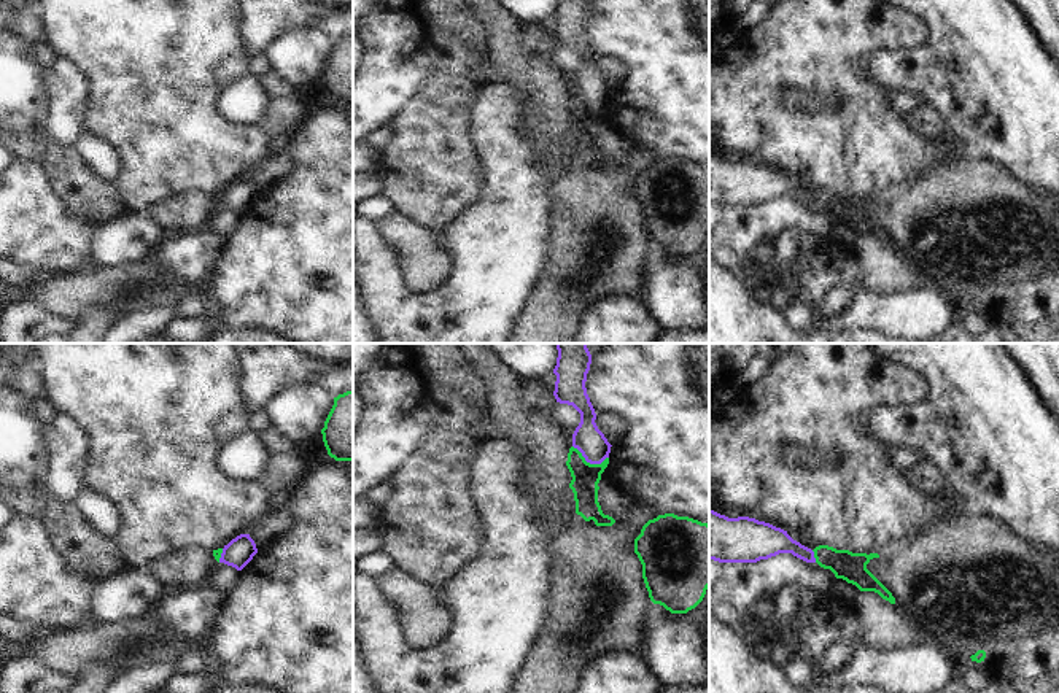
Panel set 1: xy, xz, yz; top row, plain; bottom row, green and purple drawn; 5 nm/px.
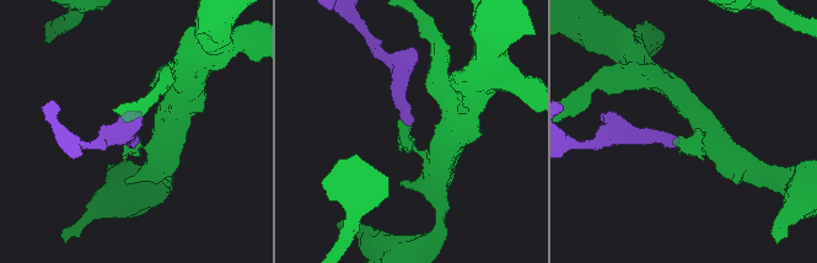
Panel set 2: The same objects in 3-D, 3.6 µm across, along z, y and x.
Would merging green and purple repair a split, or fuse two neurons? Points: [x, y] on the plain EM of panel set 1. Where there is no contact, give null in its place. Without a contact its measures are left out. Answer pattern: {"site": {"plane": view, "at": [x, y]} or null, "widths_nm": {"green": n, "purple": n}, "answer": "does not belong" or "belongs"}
{"site": {"plane": "xz", "at": [589, 107]}, "widths_nm": {"green": 140, "purple": 150}, "answer": "does not belong"}

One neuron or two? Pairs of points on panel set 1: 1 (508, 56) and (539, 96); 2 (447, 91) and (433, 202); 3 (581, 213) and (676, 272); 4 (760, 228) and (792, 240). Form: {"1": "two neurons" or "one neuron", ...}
{"1": "one neuron", "2": "one neuron", "3": "two neurons", "4": "two neurons"}

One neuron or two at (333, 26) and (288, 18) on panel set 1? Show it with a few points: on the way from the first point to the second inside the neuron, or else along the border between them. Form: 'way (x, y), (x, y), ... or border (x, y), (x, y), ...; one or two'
way (321, 19), (299, 18); one

